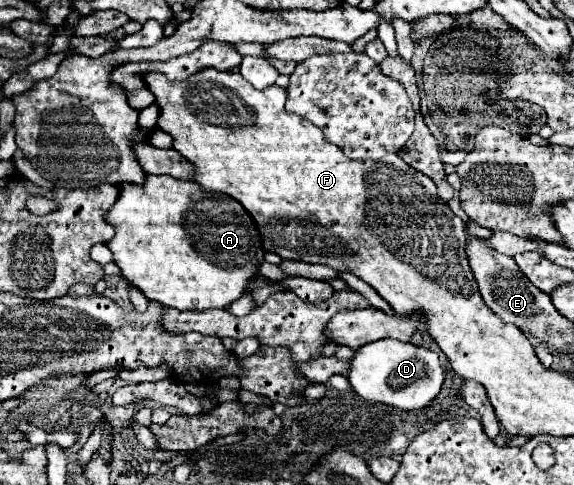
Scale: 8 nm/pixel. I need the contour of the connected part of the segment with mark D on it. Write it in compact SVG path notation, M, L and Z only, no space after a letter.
M376 340L356 350L350 364L348 380L354 392L366 402L380 402L396 410L410 412L426 408L440 394L444 368L440 366L438 354L428 348L400 340Z

